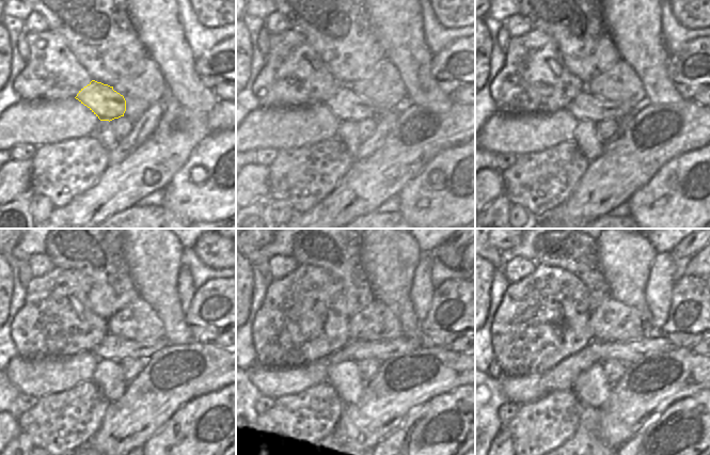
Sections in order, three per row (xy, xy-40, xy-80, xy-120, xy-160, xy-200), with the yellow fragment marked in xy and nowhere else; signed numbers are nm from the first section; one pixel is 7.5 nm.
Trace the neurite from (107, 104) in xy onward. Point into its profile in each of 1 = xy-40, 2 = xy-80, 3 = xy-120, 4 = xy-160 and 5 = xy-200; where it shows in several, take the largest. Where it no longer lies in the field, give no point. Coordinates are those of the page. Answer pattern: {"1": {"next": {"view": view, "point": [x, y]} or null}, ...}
{"1": {"next": {"view": "xy-40", "point": [346, 105]}}, "2": {"next": {"view": "xy-80", "point": [585, 107]}}, "3": {"next": {"view": "xy-120", "point": [112, 347]}}, "4": {"next": {"view": "xy-160", "point": [357, 350]}}, "5": {"next": {"view": "xy-200", "point": [627, 351]}}}

